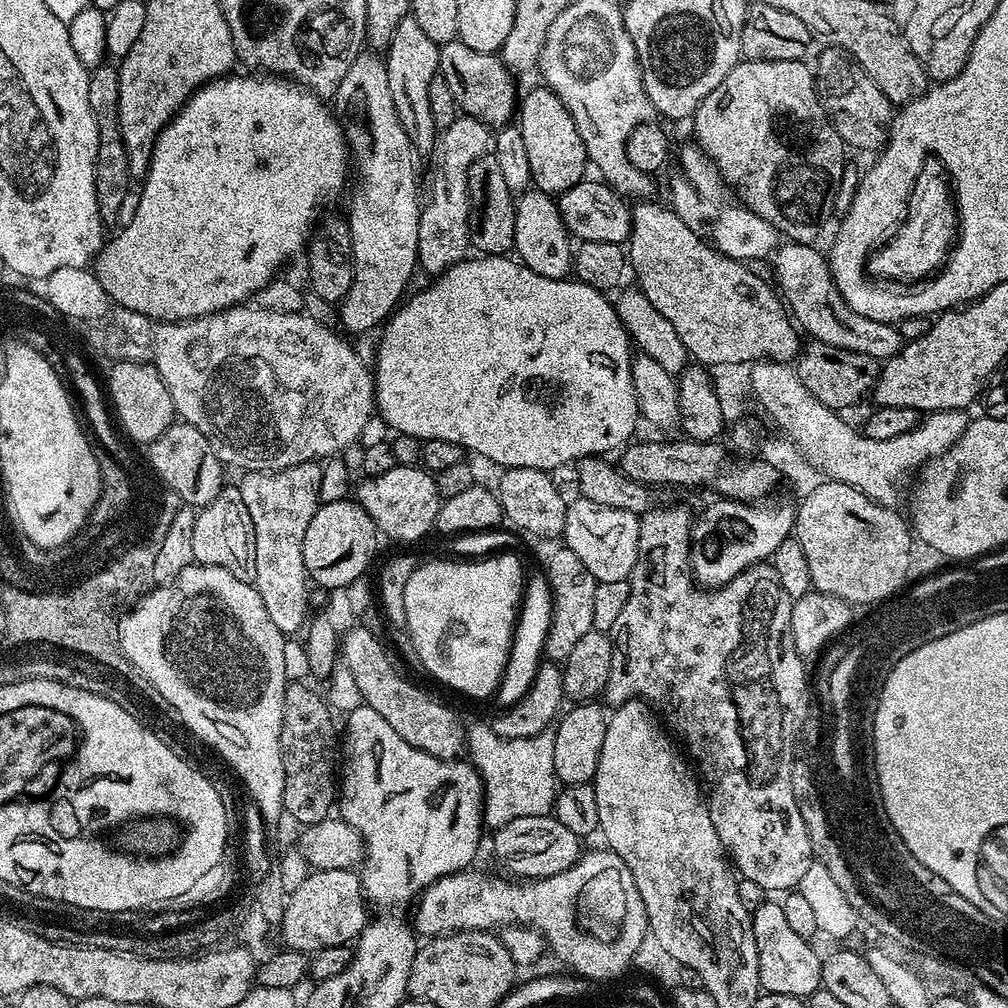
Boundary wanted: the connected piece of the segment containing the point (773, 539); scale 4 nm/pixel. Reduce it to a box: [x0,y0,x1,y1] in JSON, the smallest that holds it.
[692,499,796,590]

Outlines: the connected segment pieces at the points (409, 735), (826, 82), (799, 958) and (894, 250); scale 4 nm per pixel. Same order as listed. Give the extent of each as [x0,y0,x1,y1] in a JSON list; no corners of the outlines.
[[342,626,466,760],[814,46,894,153],[751,902,821,998],[866,159,958,282]]

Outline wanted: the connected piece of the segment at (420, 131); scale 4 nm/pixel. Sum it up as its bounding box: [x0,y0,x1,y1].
[386,14,440,153]

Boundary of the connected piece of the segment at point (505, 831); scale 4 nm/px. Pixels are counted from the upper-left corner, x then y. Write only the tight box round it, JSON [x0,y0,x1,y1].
[494,815,582,879]

